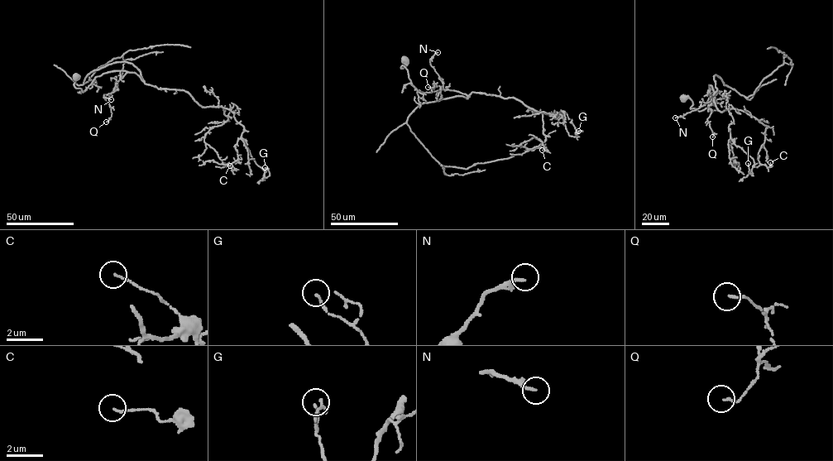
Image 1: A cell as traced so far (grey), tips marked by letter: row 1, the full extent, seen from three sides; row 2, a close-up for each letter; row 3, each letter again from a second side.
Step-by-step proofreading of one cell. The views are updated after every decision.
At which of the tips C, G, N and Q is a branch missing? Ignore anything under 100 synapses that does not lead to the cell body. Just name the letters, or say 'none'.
none

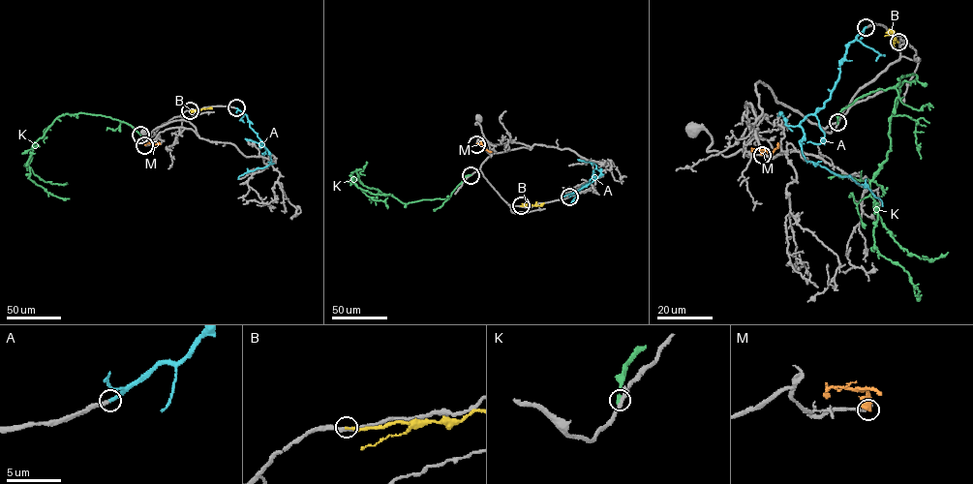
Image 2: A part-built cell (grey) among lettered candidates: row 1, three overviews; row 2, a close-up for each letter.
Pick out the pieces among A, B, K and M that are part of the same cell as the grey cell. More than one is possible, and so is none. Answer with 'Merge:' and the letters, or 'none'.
Merge: A

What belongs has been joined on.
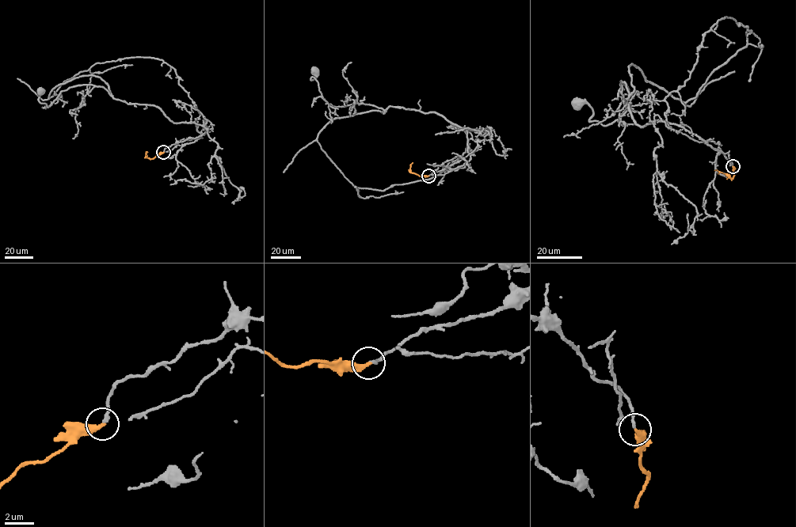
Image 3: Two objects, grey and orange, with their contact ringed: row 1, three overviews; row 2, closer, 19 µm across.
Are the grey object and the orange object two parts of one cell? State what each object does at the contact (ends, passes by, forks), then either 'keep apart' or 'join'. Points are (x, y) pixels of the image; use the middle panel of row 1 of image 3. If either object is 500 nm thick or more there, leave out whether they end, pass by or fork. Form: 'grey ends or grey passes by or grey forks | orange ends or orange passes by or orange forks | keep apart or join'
grey ends | orange ends | join

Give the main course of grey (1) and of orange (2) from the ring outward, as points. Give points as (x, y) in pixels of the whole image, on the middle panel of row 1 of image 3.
1: (428, 176), (458, 162), (485, 136), (432, 112), (360, 103), (334, 107), (310, 78), (314, 71)
2: (428, 176), (419, 176), (410, 172), (413, 162)

